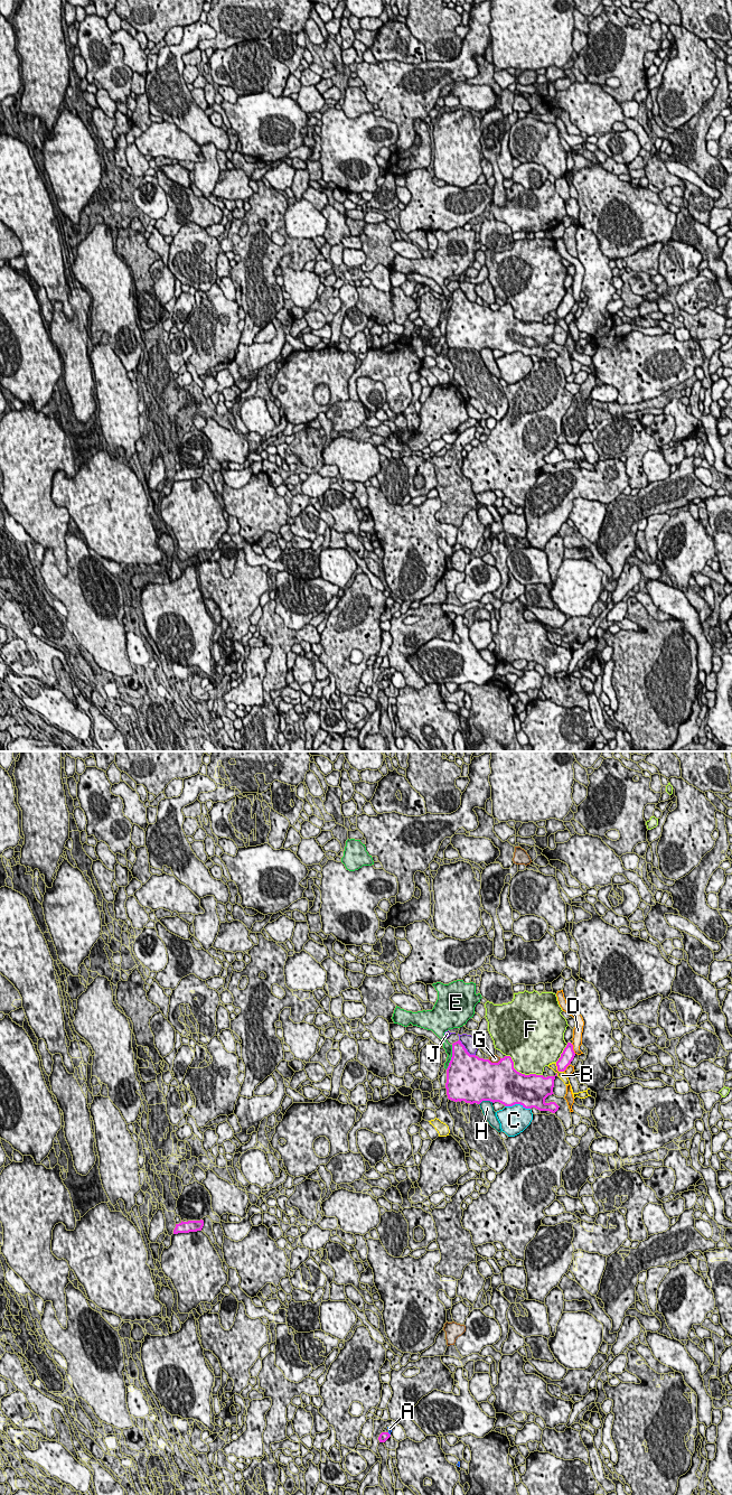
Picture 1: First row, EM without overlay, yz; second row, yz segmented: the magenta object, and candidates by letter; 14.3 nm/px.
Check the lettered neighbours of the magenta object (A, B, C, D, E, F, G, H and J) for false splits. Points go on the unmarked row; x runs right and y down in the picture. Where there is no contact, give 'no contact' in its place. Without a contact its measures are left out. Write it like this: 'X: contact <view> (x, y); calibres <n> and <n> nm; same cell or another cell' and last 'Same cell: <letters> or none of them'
A: contact yz (388, 681); calibres 130 and 60 nm; another cell
B: contact yz (557, 317); calibres 180 and 100 nm; another cell
C: contact yz (517, 351); calibres 500 and 400 nm; another cell
D: contact yz (572, 296); calibres 190 and 130 nm; another cell
E: contact yz (451, 305); calibres 460 and 120 nm; another cell
F: contact yz (521, 320); calibres 500 and 440 nm; another cell
G: contact yz (494, 310); calibres 500 and 100 nm; another cell
H: contact yz (486, 347); calibres 500 and 170 nm; another cell
J: contact yz (466, 297); calibres 400 and 190 nm; another cell
Same cell: none of them

